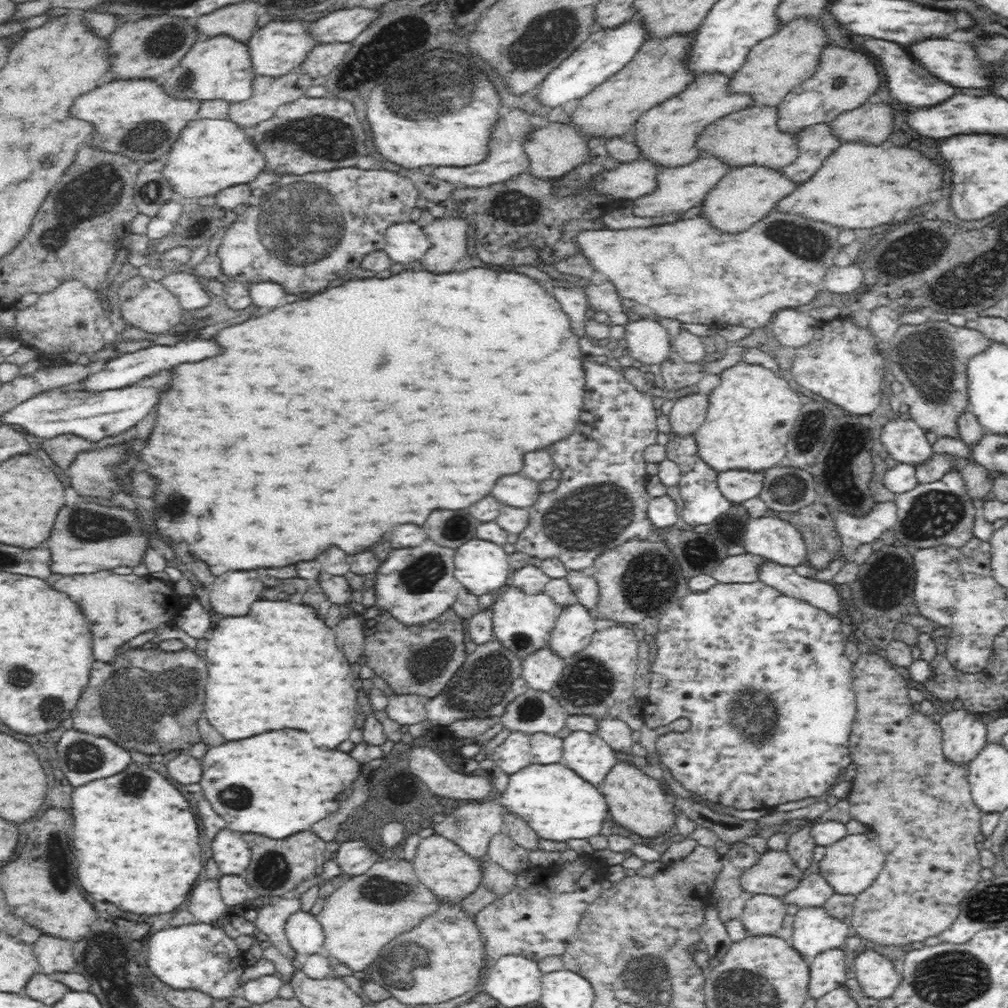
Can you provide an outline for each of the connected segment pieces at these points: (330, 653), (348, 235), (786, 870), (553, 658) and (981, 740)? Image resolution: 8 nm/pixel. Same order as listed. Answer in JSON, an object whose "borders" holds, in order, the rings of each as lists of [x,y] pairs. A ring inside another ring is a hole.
{"borders":[[[[260,600],[254,602],[250,608],[250,614],[244,618],[226,618],[220,619],[218,626],[212,632],[212,640],[208,640],[206,646],[206,662],[208,662],[208,686],[206,686],[206,704],[204,704],[204,712],[206,712],[206,720],[226,738],[226,740],[242,740],[242,738],[250,738],[254,734],[266,732],[266,730],[278,730],[278,728],[296,728],[298,730],[306,730],[312,740],[318,746],[326,746],[326,748],[336,748],[340,742],[344,742],[348,738],[348,732],[356,726],[356,686],[352,686],[352,670],[350,664],[346,660],[342,660],[342,652],[336,648],[336,636],[334,632],[324,624],[324,620],[318,618],[318,614],[314,612],[314,608],[310,606],[292,606],[292,602],[286,600]]],[[[356,166],[308,173],[304,174],[304,176],[282,174],[276,182],[273,192],[254,199],[252,206],[246,206],[247,209],[244,213],[245,218],[243,221],[235,221],[224,232],[216,255],[221,262],[221,273],[228,278],[228,281],[239,282],[247,286],[260,282],[275,282],[281,284],[288,294],[296,294],[298,296],[302,296],[304,292],[318,292],[321,288],[330,286],[330,282],[335,278],[340,279],[341,276],[346,276],[346,274],[350,274],[350,272],[354,272],[356,268],[359,268],[366,254],[376,250],[384,251],[387,228],[398,223],[409,222],[409,215],[412,209],[418,207],[417,202],[421,199],[416,187],[412,186],[413,183],[409,178],[404,178],[404,176],[398,175],[395,171],[389,171],[386,168],[383,170],[364,170]]],[[[769,850],[759,855],[757,863],[746,869],[740,883],[754,894],[784,896],[798,888],[807,873],[787,850]]],[[[550,646],[538,649],[522,659],[526,688],[550,692],[562,678],[565,659]]],[[[966,708],[952,709],[939,723],[943,732],[944,754],[958,764],[976,758],[987,743],[986,724]]]]}

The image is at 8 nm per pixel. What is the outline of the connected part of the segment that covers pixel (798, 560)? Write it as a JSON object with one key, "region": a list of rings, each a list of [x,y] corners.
{"region":[[[778,516],[750,518],[744,528],[742,545],[748,553],[786,567],[807,564],[807,544],[802,533]]]}

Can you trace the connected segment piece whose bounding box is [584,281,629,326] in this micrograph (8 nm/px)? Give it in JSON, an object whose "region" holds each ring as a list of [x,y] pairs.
{"region":[[[606,281],[600,285],[587,285],[584,293],[588,308],[592,312],[606,314],[608,316],[607,324],[610,326],[625,325],[629,321],[629,316],[622,310],[620,296],[612,283]]]}

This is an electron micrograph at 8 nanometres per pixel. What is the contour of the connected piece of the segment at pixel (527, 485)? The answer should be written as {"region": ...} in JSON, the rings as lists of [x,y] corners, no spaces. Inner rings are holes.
{"region":[[[506,474],[498,478],[496,486],[492,488],[492,496],[496,496],[504,505],[515,507],[529,507],[539,497],[537,481],[524,478],[520,474]]]}

